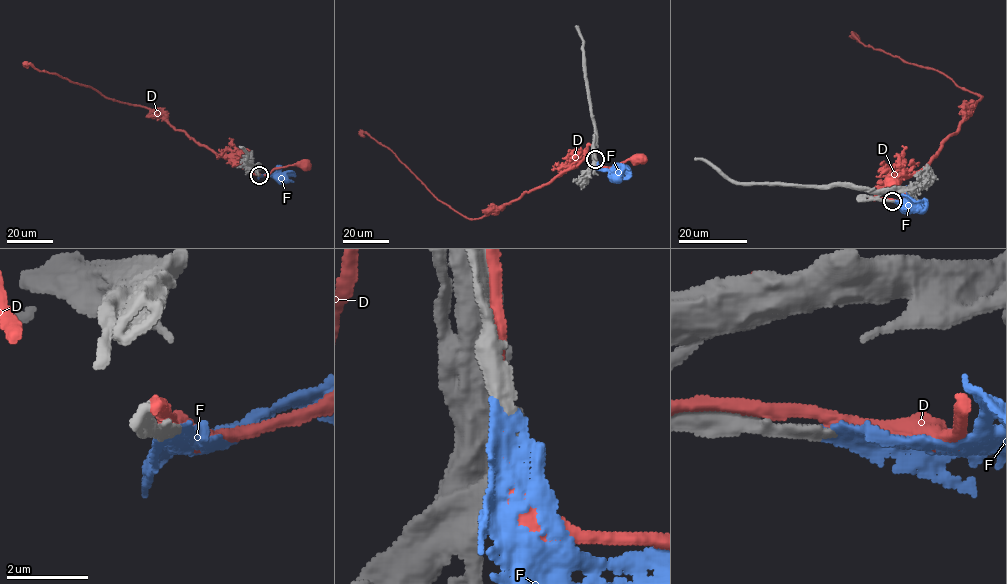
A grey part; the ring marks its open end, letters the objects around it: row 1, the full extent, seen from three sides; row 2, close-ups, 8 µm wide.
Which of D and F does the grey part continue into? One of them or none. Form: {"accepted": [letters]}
{"accepted": ["F"]}

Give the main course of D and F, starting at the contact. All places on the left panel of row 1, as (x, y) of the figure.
D: (259, 175), (292, 165), (305, 165)
F: (259, 175), (281, 177)

